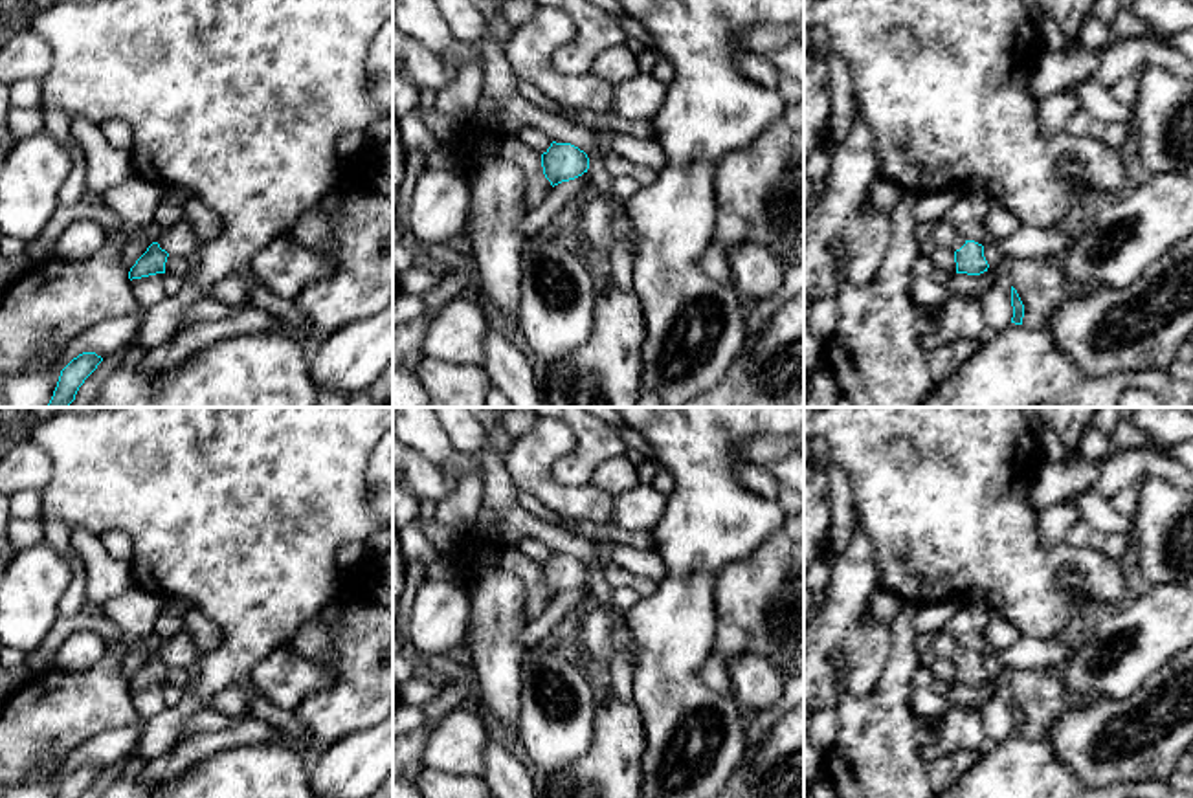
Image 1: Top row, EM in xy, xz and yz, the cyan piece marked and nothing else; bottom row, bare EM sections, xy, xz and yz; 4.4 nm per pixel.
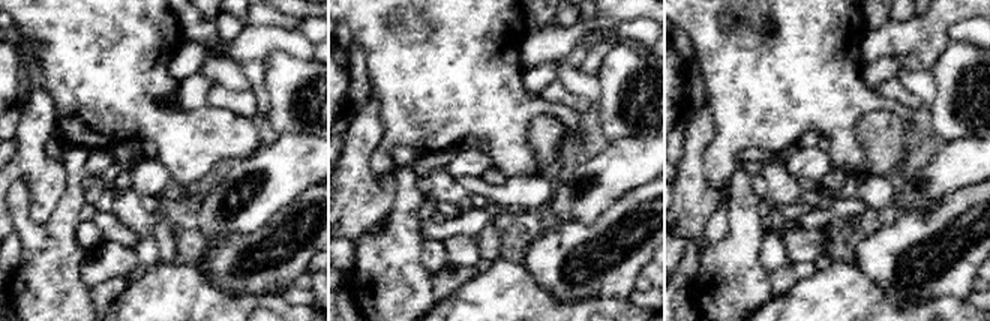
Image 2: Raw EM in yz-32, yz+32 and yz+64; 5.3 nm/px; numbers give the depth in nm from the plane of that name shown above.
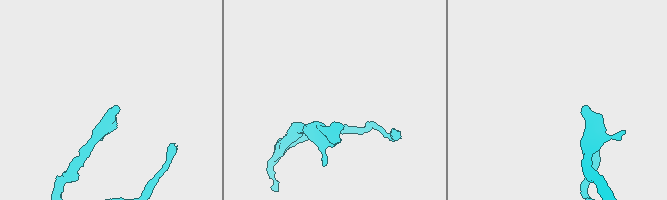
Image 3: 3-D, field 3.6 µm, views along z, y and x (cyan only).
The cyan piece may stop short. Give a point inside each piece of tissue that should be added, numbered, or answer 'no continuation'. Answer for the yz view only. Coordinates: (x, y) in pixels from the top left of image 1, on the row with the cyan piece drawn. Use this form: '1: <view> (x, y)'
1: yz (946, 235)

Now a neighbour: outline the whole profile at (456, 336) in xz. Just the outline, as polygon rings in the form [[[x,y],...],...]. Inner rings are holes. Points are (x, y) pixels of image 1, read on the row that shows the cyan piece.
[[[459,294],[429,325],[422,354],[426,360],[483,367],[486,332],[485,310]]]

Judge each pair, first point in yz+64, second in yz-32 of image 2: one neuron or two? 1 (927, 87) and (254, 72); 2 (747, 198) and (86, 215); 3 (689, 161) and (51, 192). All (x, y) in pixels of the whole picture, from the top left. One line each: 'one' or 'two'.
1: two
2: two
3: one

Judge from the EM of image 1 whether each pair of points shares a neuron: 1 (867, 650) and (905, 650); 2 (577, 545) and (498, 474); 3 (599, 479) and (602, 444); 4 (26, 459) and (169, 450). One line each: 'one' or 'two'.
1: two
2: one
3: two
4: two

